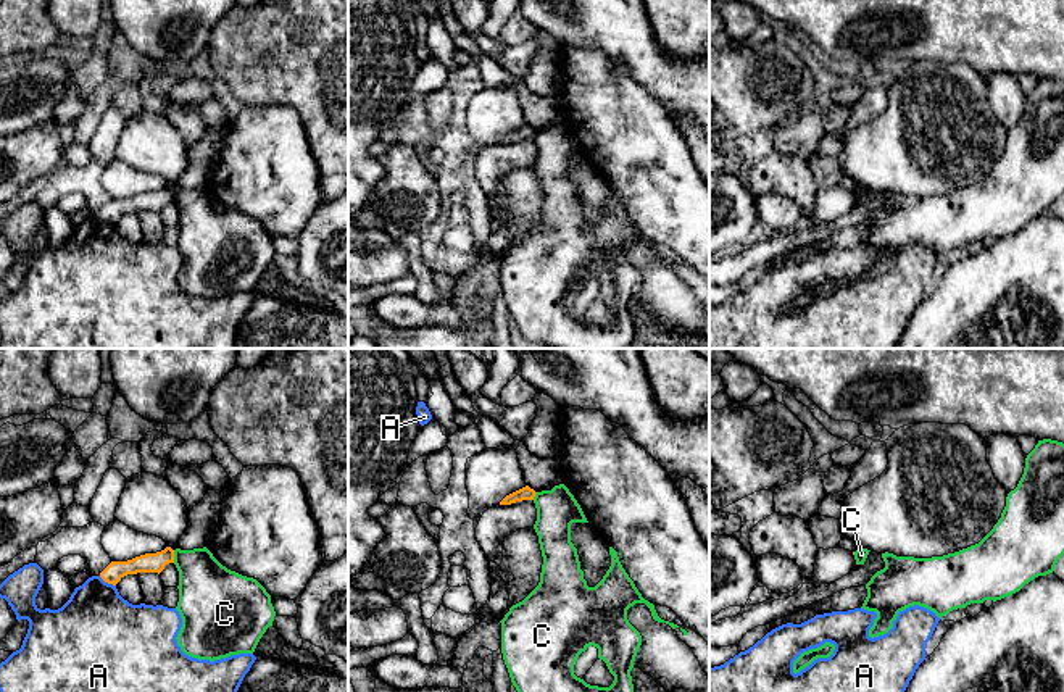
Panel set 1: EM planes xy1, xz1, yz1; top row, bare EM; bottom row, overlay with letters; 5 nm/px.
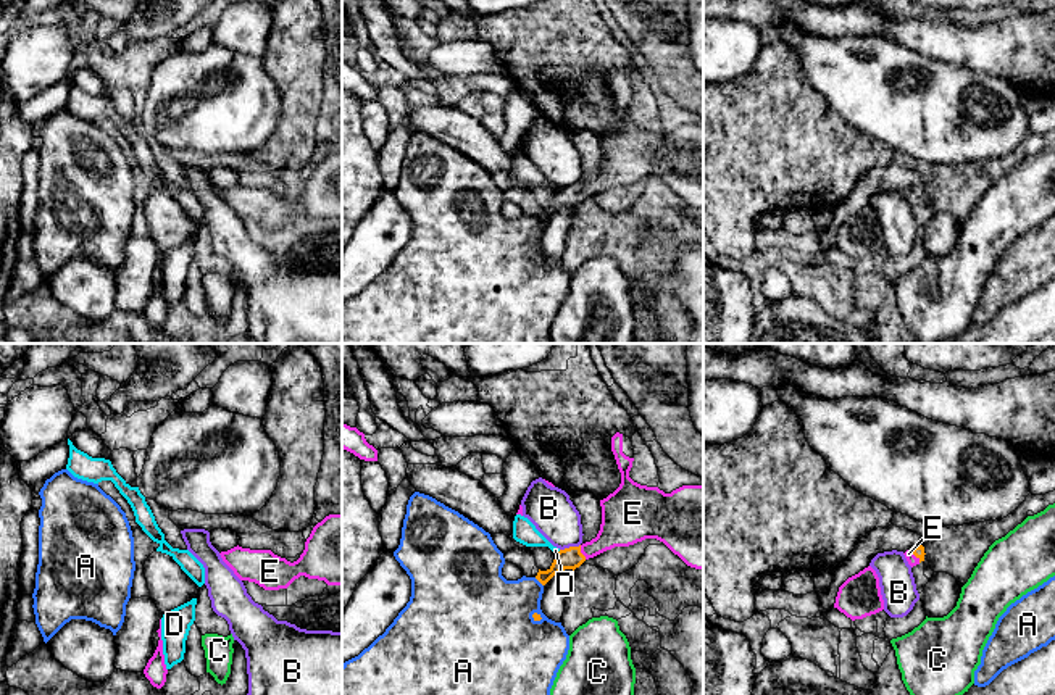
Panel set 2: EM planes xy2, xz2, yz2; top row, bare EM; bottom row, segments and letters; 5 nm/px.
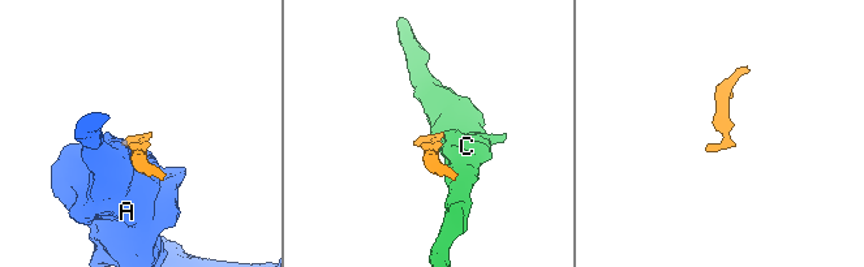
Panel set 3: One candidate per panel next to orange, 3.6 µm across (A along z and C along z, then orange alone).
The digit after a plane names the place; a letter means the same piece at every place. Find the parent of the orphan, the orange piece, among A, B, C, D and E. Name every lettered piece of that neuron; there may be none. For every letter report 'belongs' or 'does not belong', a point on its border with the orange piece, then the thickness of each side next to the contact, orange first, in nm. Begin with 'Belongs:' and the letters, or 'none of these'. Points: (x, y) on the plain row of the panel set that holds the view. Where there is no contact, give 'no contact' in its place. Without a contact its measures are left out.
Belongs: E
A: does not belong; meets orange in xy1 at (107, 220); 100 nm thick on the orange side, 400 nm on the other
B: does not belong; meets orange in xz2 at (570, 186); 110 nm thick on the orange side, 220 nm on the other
C: does not belong; meets orange in xy1 at (173, 195); 100 nm thick on the orange side, 300 nm on the other
D: does not belong; meets orange in xz2 at (557, 192); 110 nm thick on the orange side, 120 nm on the other
E: belongs; meets orange in xz2 at (579, 191); 110 nm thick on the orange side, 200 nm on the other

